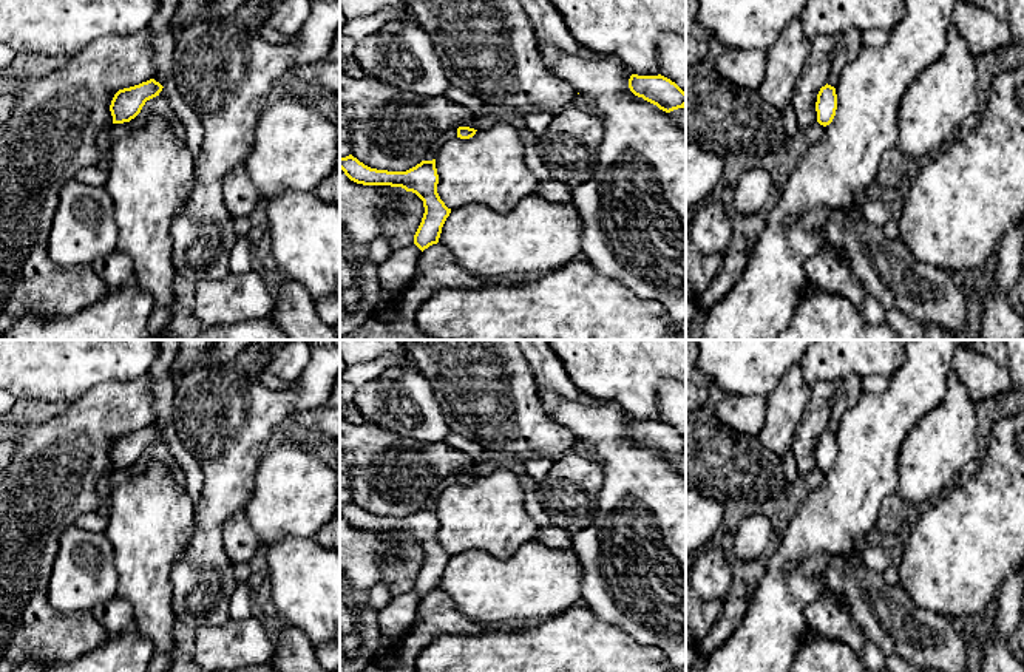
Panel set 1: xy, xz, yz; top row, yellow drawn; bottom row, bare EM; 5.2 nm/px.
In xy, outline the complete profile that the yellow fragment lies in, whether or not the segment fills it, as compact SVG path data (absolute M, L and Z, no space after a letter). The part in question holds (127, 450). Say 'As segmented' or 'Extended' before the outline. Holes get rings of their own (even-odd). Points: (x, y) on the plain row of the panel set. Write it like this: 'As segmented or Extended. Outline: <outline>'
As segmented. Outline: M154 425L142 428L139 431L119 436L110 451L113 470L124 470L134 465L147 446L159 442L162 431Z

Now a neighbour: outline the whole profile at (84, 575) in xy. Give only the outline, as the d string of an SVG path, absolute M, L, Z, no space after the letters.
M70 527L59 541L49 575L48 599L53 609L91 612L116 596L114 548L105 533Z

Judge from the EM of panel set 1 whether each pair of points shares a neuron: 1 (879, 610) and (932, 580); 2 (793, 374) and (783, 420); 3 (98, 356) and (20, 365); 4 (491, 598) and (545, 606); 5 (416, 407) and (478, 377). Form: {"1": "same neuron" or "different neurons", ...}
{"1": "different neurons", "2": "same neuron", "3": "same neuron", "4": "same neuron", "5": "different neurons"}

